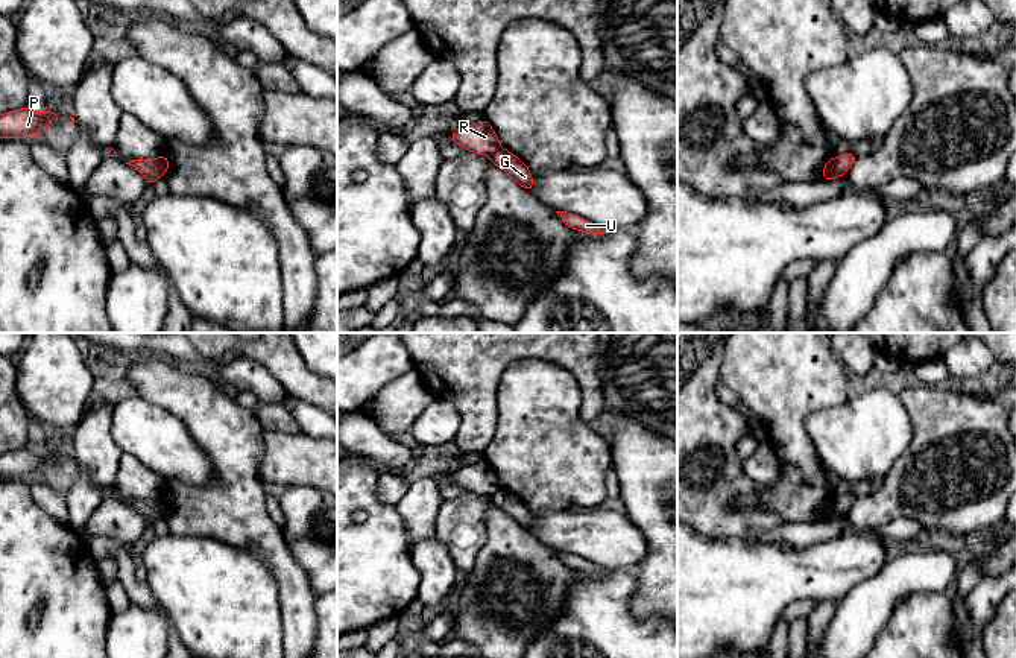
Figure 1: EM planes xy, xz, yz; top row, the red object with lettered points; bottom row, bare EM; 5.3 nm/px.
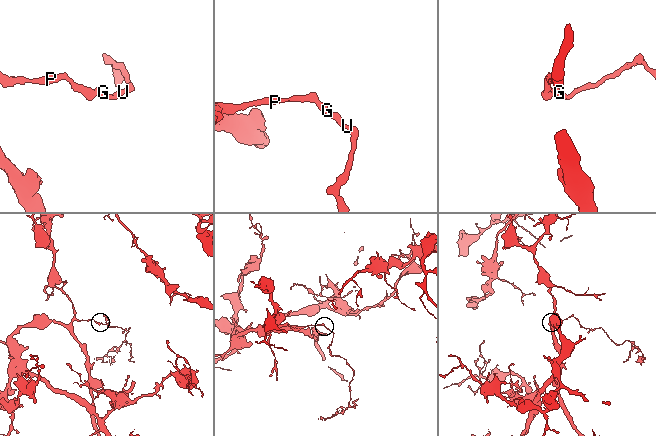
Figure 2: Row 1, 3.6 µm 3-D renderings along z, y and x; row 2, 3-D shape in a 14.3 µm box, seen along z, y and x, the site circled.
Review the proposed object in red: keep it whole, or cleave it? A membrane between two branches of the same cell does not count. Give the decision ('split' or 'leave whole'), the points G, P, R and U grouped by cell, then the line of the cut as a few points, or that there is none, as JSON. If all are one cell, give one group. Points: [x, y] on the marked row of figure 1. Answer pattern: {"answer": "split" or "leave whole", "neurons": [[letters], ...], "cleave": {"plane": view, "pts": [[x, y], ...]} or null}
{"answer": "split", "neurons": [["G", "U"], ["P", "R"]], "cleave": {"plane": "xy", "pts": [[155, 158], [161, 175]]}}

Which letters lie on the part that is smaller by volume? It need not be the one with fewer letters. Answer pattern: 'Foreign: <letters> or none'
Foreign: G, U

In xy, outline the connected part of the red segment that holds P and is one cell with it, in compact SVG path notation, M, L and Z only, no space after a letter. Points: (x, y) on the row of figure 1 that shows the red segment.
M20 108L0 115L0 138L32 138L55 126L61 119L47 108L39 112L33 108Z

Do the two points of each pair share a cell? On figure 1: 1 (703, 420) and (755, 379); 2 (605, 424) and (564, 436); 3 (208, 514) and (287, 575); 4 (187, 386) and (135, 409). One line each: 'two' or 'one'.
1: two
2: two
3: one
4: two

